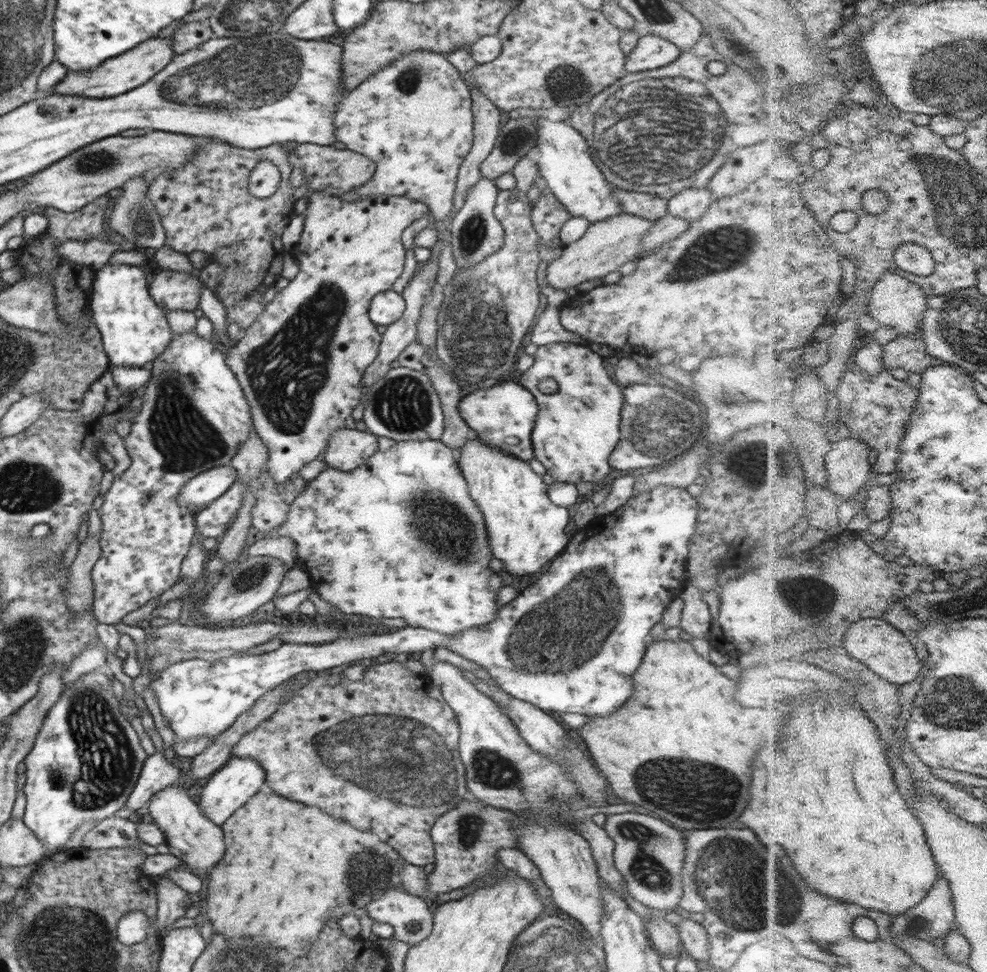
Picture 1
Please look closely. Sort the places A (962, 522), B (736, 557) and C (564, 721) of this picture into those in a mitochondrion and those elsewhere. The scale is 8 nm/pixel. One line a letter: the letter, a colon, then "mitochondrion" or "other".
A: other
B: other
C: other

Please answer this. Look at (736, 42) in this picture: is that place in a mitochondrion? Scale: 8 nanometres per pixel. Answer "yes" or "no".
yes

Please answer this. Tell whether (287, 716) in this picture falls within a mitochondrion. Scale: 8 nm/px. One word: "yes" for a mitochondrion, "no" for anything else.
no

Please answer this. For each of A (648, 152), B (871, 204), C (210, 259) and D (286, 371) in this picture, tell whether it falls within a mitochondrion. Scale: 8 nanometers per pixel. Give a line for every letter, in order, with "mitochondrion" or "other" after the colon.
A: mitochondrion
B: other
C: other
D: mitochondrion

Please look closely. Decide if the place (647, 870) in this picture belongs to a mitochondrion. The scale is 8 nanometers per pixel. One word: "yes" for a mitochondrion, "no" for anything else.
yes

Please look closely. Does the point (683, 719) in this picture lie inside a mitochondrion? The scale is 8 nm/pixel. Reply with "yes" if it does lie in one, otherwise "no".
no

